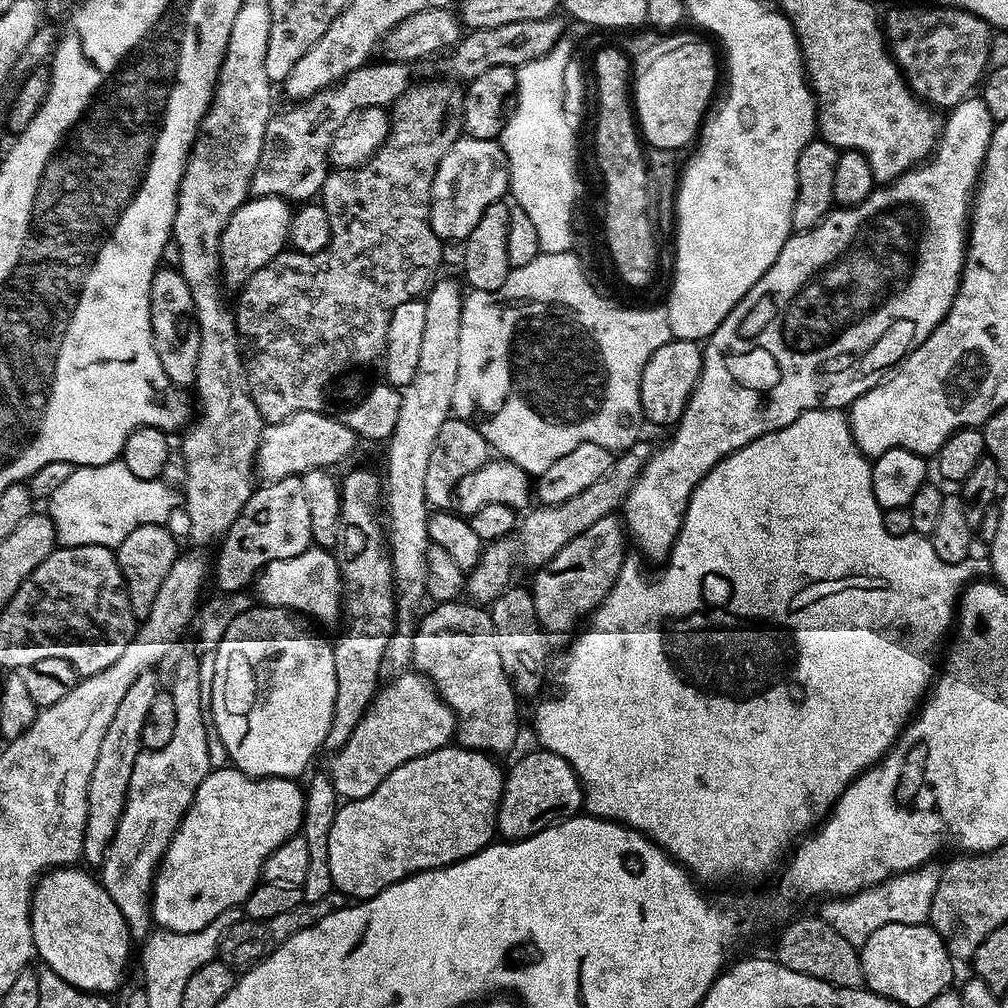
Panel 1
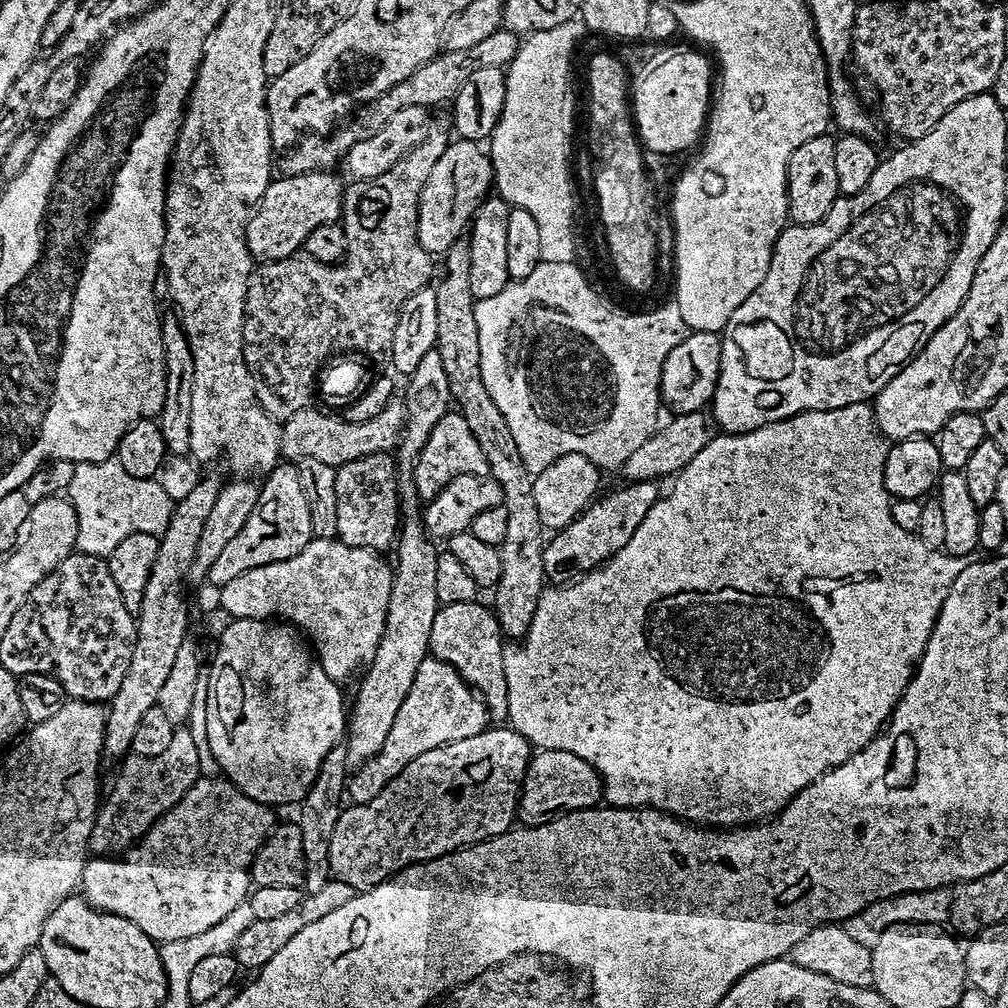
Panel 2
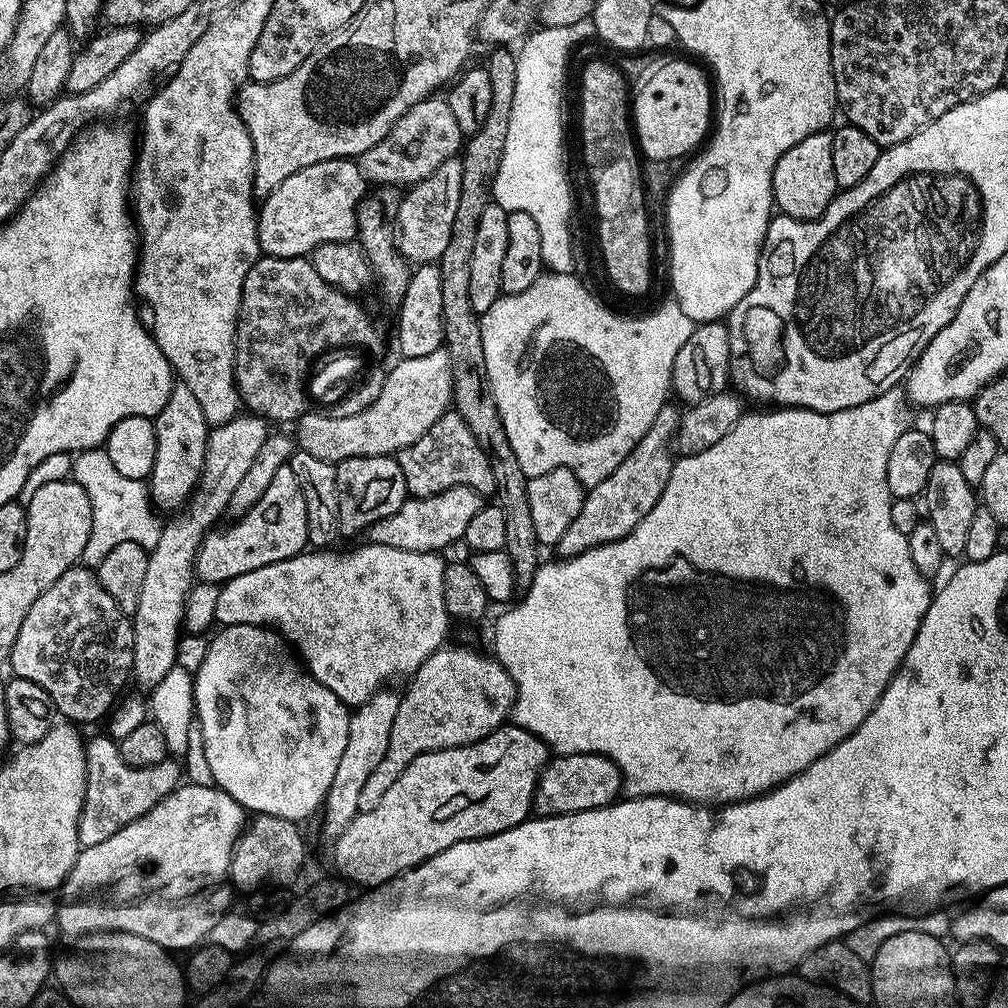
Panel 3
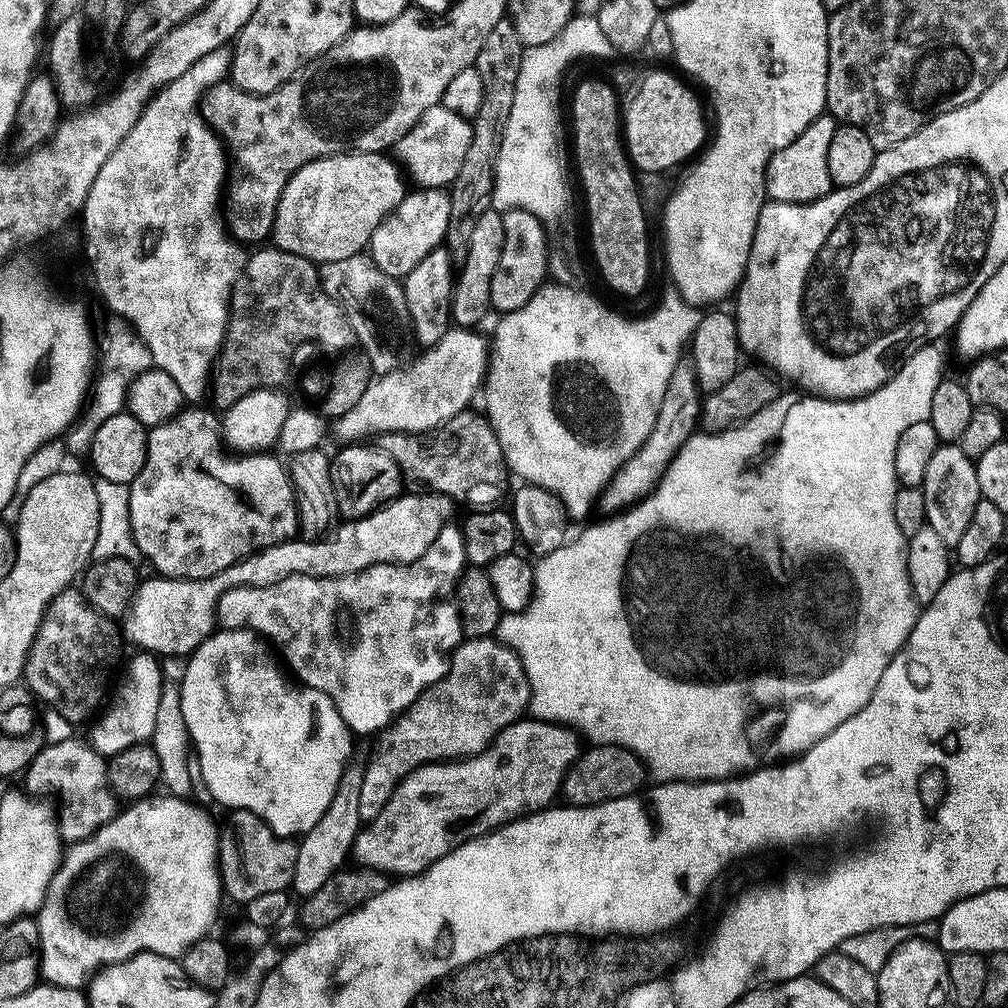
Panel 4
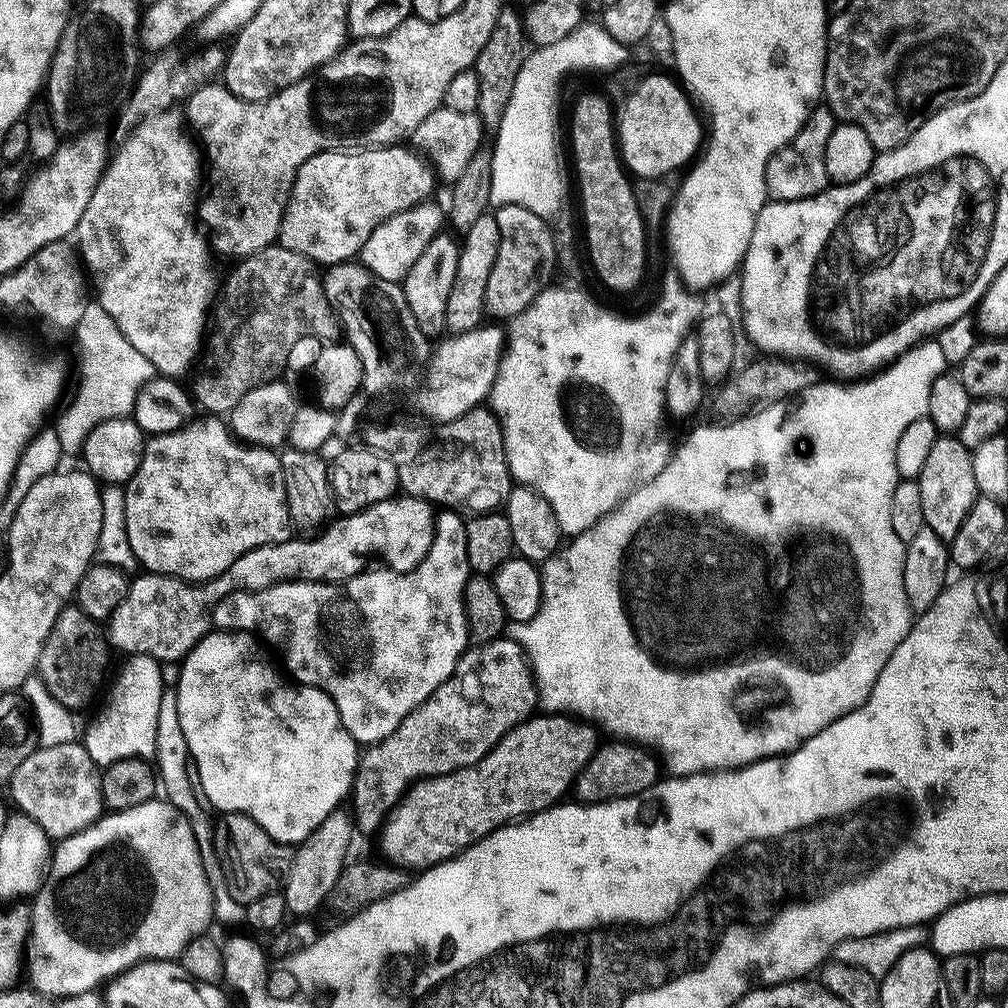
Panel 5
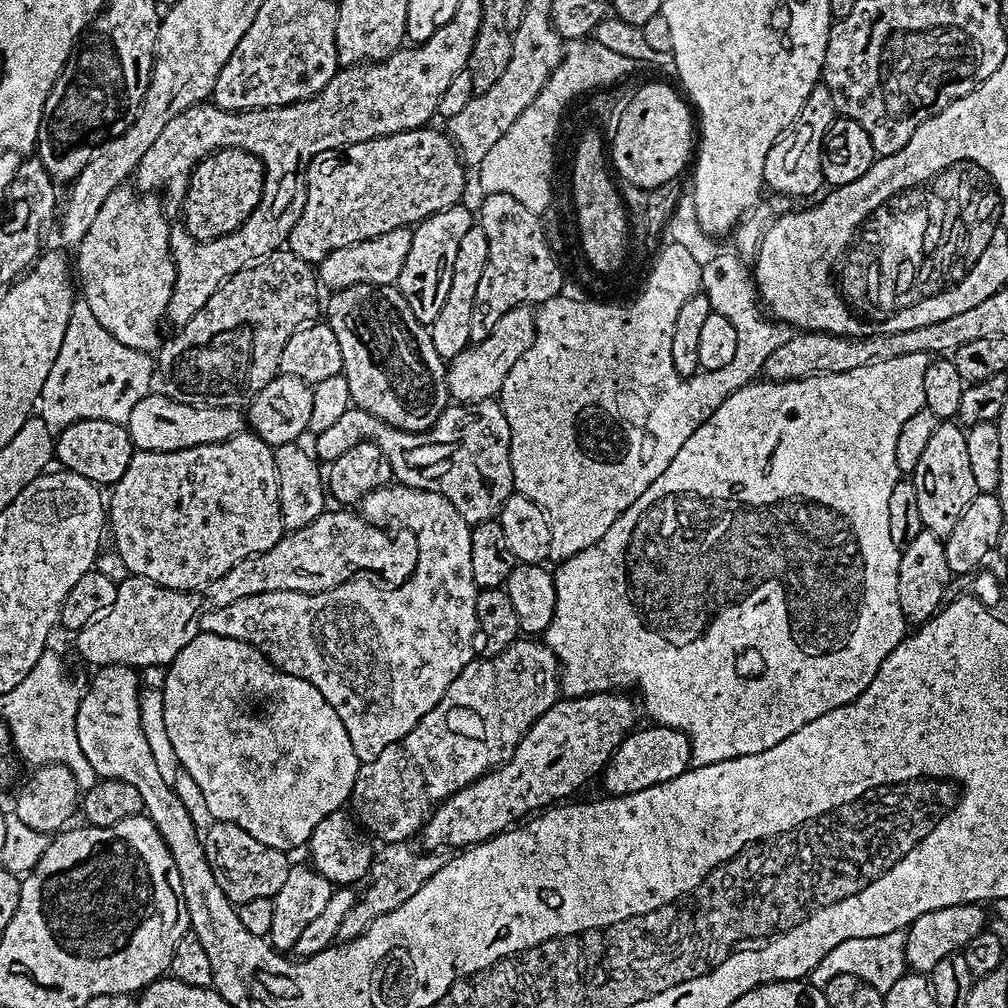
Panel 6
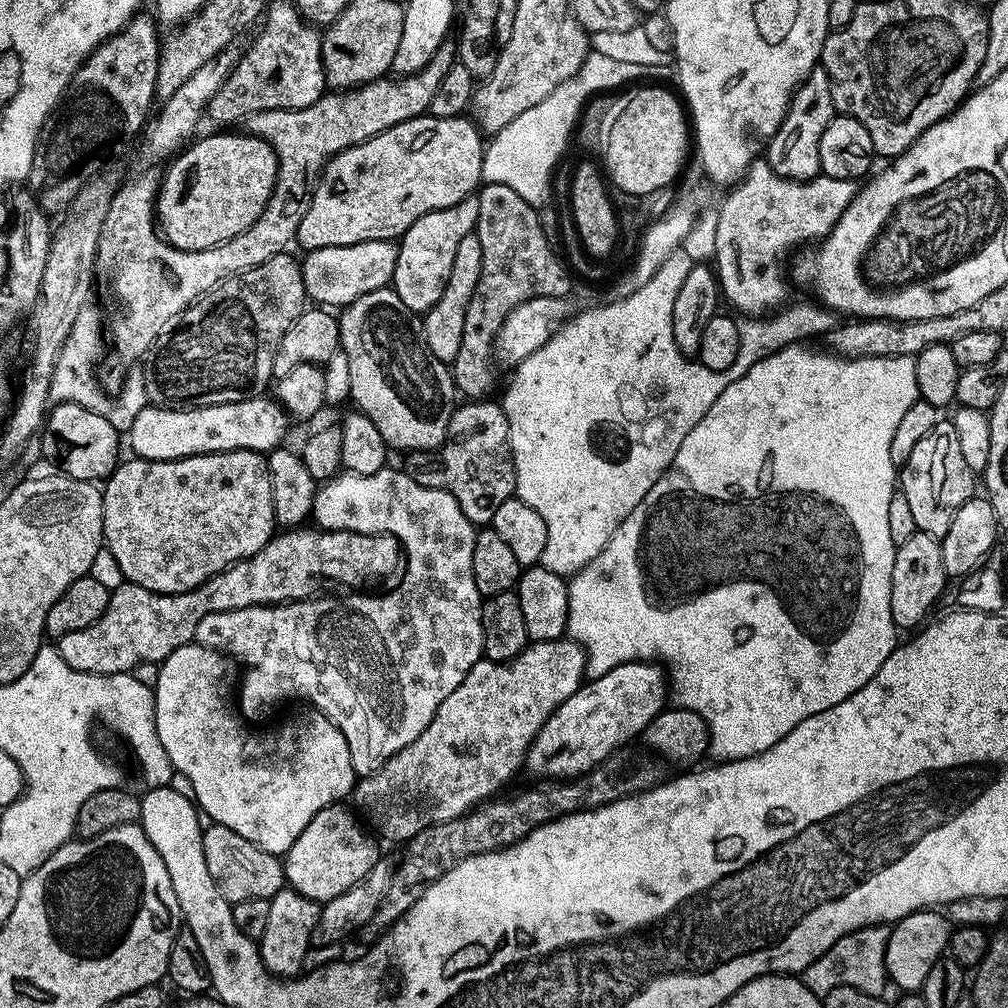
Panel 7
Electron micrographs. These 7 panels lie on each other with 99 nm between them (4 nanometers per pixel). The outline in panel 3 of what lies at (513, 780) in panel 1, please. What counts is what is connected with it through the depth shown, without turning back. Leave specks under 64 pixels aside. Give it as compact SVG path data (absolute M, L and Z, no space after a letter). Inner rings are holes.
M579 752L569 756L553 755L540 772L532 806L537 817L561 816L582 810L594 810L613 803L624 787L622 769L609 756Z

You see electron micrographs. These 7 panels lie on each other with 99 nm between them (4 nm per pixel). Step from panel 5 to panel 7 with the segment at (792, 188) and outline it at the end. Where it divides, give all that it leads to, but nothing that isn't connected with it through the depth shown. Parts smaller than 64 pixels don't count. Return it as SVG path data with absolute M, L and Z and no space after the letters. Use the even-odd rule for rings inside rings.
M813 67L811 74L796 88L784 121L766 145L768 165L787 180L813 180L815 176L821 175L818 142L822 142L822 130L826 130L835 112L830 94L830 78L824 67Z

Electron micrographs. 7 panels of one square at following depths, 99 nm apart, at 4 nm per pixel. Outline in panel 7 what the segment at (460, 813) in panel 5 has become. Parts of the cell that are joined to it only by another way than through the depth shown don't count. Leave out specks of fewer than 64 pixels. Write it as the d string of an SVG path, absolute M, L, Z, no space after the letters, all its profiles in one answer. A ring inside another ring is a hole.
M656 662L620 664L606 674L589 679L581 684L578 691L570 694L554 714L542 726L542 730L528 747L526 768L544 782L563 782L578 776L587 776L609 756L621 751L632 739L639 737L650 726L658 713L664 711L670 696L670 681L665 669Z

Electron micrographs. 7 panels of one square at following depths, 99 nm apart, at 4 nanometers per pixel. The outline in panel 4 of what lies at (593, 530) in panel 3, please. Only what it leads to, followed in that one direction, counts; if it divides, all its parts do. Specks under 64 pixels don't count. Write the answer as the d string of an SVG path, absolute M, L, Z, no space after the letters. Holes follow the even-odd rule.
M681 358L666 385L662 404L658 407L658 418L654 418L654 430L650 430L646 442L642 442L639 450L612 476L598 497L598 508L606 512L604 514L620 514L656 489L680 447L697 431L701 407L702 393L696 384L696 372L687 359Z

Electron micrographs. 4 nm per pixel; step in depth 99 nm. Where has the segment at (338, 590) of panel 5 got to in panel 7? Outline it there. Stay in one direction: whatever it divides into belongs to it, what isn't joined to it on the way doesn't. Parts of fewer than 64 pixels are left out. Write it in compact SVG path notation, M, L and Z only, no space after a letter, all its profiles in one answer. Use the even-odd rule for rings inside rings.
M385 466L374 474L359 476L353 472L344 472L335 478L327 481L316 491L314 506L312 507L313 521L321 531L332 532L352 532L362 533L364 535L390 535L400 542L403 551L406 553L406 567L402 572L402 579L399 581L400 588L393 592L388 592L385 596L364 596L368 594L344 594L341 600L330 598L327 604L324 604L324 620L320 620L320 628L324 628L324 656L320 660L308 660L308 656L288 656L288 628L296 628L296 632L304 632L304 640L308 640L308 632L316 632L316 620L272 620L272 636L268 636L268 620L205 620L198 622L198 630L194 637L195 643L213 648L215 652L222 652L225 656L233 661L245 664L246 667L252 668L252 673L248 676L248 685L244 688L244 697L239 697L238 711L245 721L252 726L260 726L267 716L272 716L276 712L276 703L284 700L287 696L301 696L304 700L309 700L311 707L315 711L324 715L327 720L334 722L338 730L342 730L342 738L346 738L346 746L350 746L350 762L354 766L357 777L370 776L377 772L387 760L398 750L410 746L426 726L434 718L438 706L458 690L462 678L470 674L470 670L484 656L484 639L482 638L482 610L480 605L482 597L478 586L474 586L474 542L476 541L477 529L462 514L462 506L449 492L443 492L437 488L427 488L422 486L416 480L413 480L407 471L395 472L392 466Z

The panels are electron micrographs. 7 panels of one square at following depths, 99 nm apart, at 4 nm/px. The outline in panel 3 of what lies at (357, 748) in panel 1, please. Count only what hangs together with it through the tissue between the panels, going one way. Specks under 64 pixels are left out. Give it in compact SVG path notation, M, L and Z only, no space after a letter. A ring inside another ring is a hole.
M445 646L434 650L420 669L412 673L407 684L394 718L394 730L390 730L386 758L370 773L358 798L360 812L374 810L374 806L382 802L382 794L394 786L398 774L402 774L414 758L434 750L473 744L501 727L511 717L518 695L516 684L495 655L483 656L472 648Z

